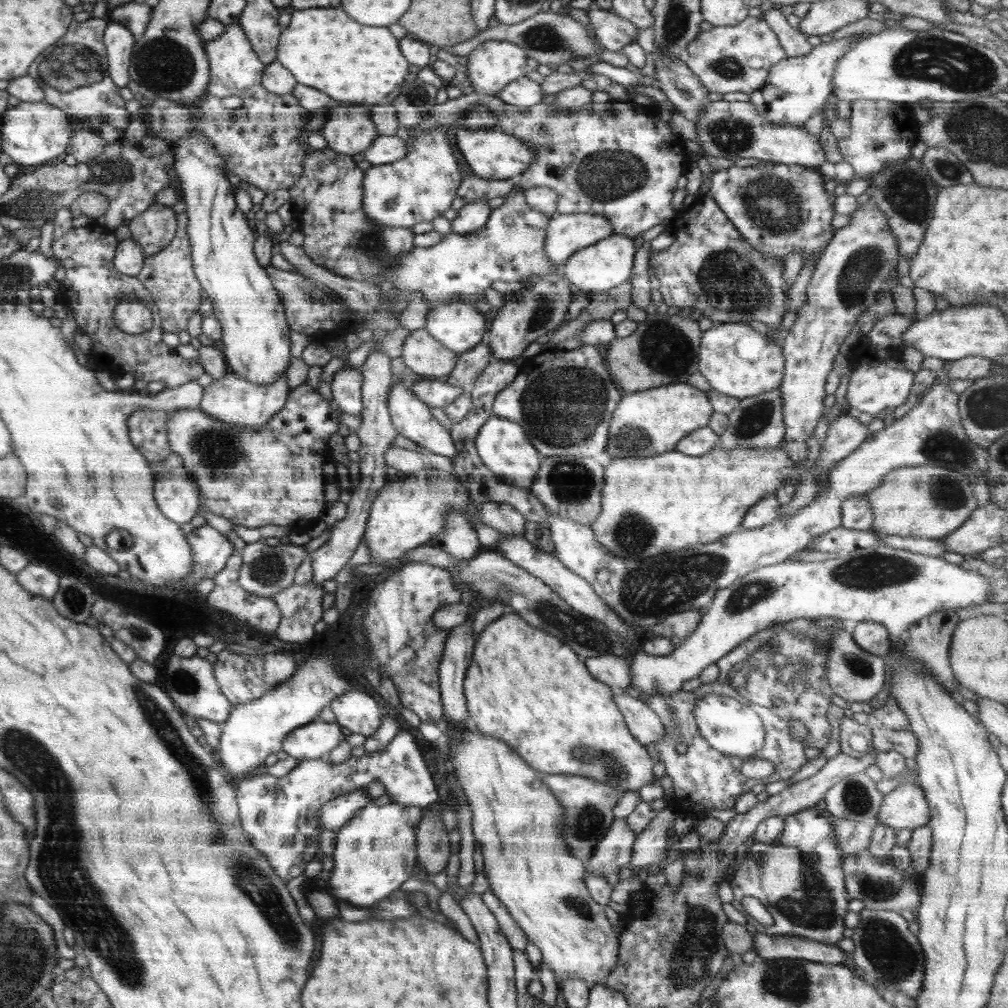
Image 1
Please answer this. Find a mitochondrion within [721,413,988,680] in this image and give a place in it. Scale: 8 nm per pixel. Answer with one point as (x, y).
(874, 570)

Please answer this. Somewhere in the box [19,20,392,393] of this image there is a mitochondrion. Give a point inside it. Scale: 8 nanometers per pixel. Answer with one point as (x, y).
(169, 66)

